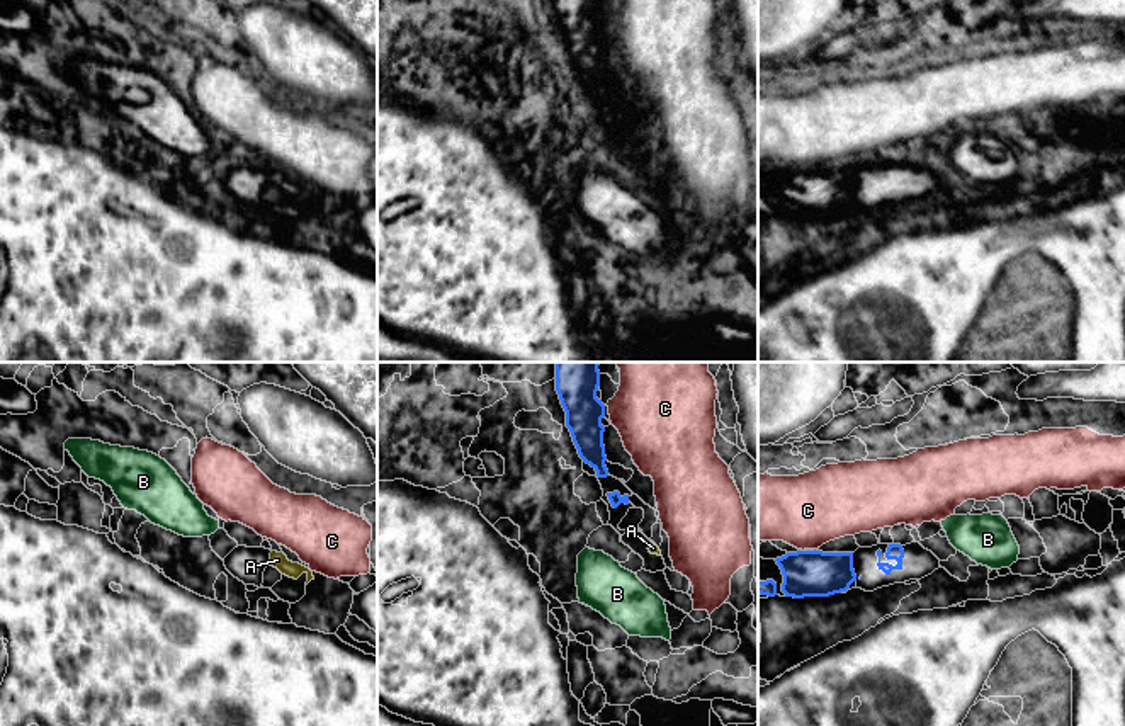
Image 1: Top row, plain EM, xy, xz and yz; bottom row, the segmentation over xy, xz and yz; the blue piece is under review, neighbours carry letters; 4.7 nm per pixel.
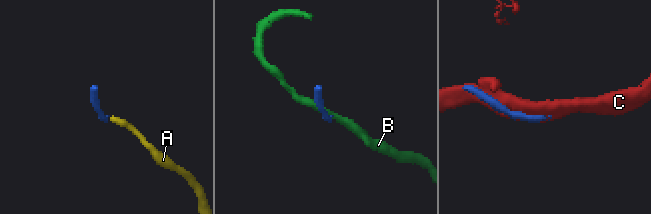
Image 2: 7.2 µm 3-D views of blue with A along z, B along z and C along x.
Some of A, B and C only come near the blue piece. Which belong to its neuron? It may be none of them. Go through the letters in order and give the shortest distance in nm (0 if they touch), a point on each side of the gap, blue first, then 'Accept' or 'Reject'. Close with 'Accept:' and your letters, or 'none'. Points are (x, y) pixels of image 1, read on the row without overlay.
A: Distance 200 nm. Across: xz (627, 123), (651, 160). Accept
B: Distance 220 nm. Across: yz (901, 165), (942, 145). Reject
C: Distance 0 nm. Reject
Accept: A

